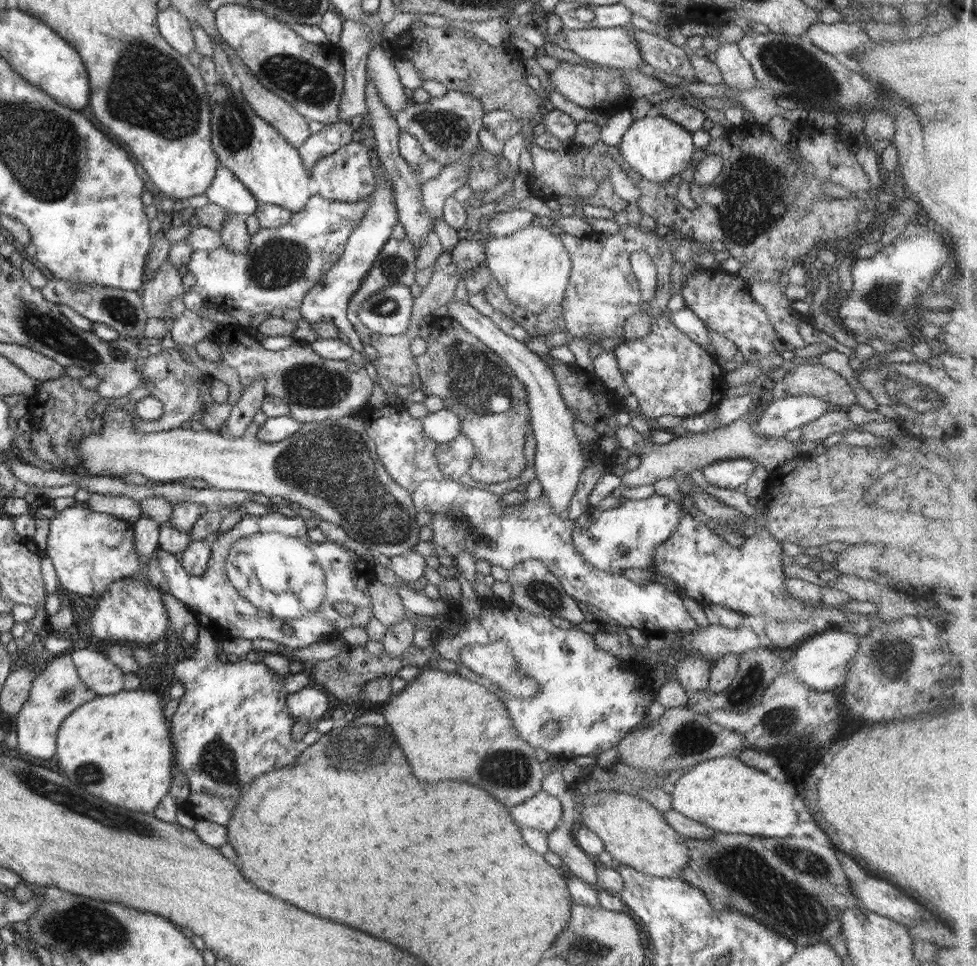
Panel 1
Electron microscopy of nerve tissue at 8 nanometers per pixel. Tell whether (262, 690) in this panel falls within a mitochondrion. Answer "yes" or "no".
no

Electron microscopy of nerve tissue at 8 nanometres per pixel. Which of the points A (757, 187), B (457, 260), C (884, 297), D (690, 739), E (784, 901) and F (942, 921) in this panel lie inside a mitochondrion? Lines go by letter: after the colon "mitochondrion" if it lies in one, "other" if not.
A: mitochondrion
B: other
C: mitochondrion
D: mitochondrion
E: mitochondrion
F: other

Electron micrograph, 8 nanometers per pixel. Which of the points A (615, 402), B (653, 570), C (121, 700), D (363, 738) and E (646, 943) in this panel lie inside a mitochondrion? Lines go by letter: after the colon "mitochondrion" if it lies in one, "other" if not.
A: other
B: other
C: other
D: mitochondrion
E: other

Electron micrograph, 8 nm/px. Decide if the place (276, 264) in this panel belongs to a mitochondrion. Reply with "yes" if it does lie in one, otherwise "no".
yes

